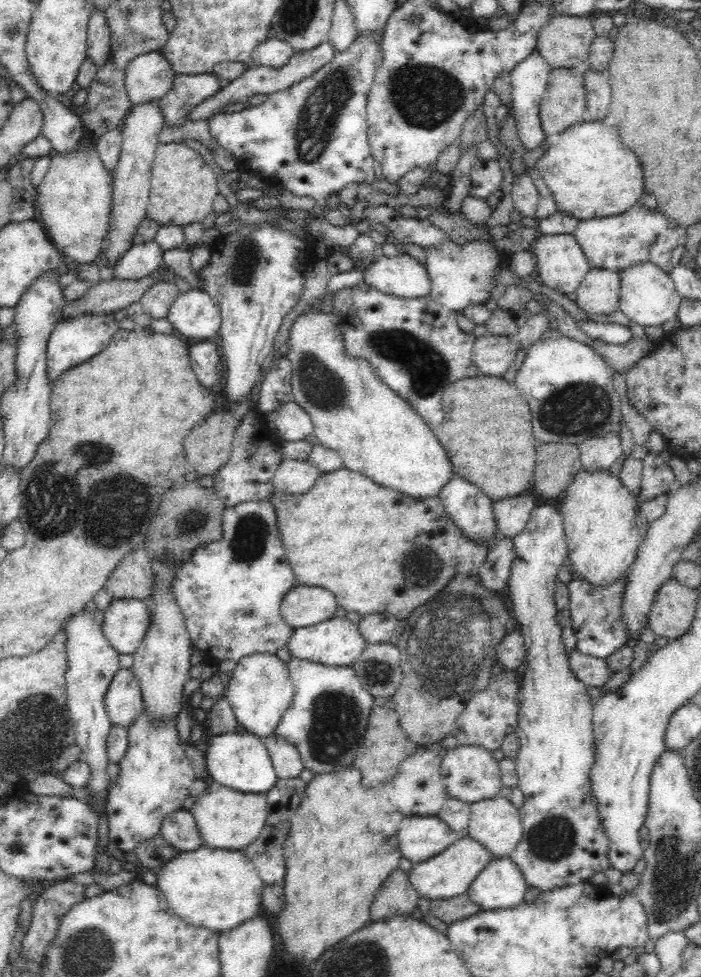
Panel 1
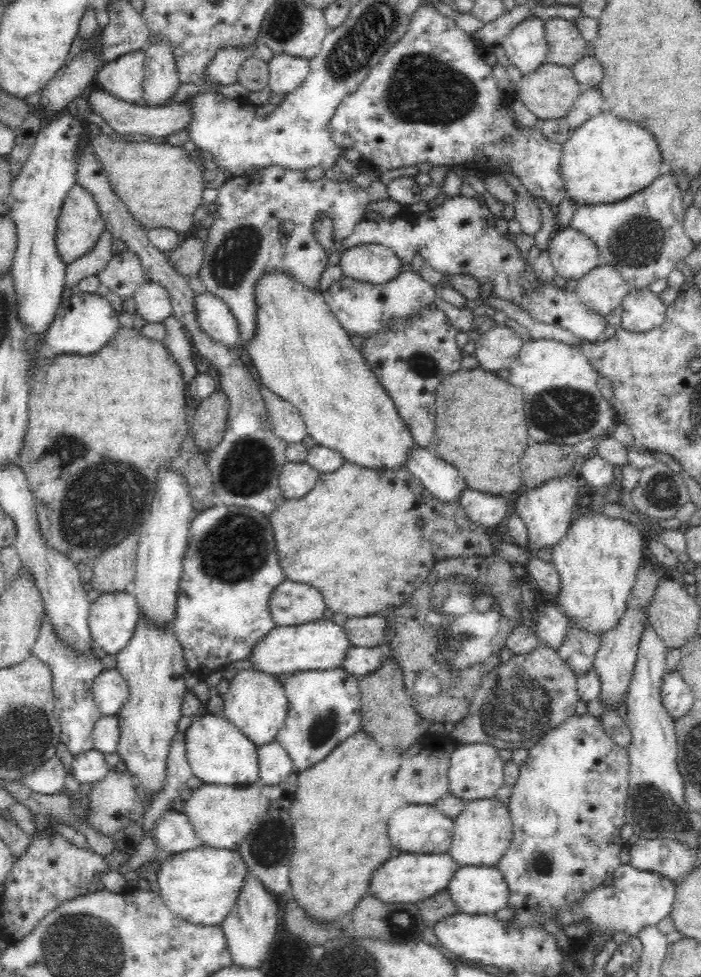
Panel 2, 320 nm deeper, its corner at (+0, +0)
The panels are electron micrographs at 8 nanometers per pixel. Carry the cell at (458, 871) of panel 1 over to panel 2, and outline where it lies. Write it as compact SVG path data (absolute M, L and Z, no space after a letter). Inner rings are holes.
M400 853L388 858L382 866L372 872L372 880L368 884L368 892L384 904L388 903L416 903L430 898L432 894L446 889L446 884L458 870L458 863L448 855Z

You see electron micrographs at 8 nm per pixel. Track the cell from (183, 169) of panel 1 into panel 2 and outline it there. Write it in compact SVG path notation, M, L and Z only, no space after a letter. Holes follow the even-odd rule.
M104 133L91 141L92 153L102 163L112 191L144 228L164 227L176 232L192 229L194 212L203 202L204 182L202 162L190 159L189 146L126 141Z

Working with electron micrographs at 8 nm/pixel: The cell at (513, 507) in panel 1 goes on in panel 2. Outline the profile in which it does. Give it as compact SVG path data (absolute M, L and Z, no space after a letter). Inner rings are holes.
M466 486L458 494L458 503L472 522L488 531L496 528L508 514L508 502L501 495L480 492Z

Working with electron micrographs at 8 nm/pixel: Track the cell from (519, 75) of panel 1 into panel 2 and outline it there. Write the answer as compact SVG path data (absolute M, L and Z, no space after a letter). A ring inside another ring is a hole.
M530 16L518 22L500 42L509 62L518 66L523 74L534 72L546 60L548 41L545 39L544 23L544 19Z

